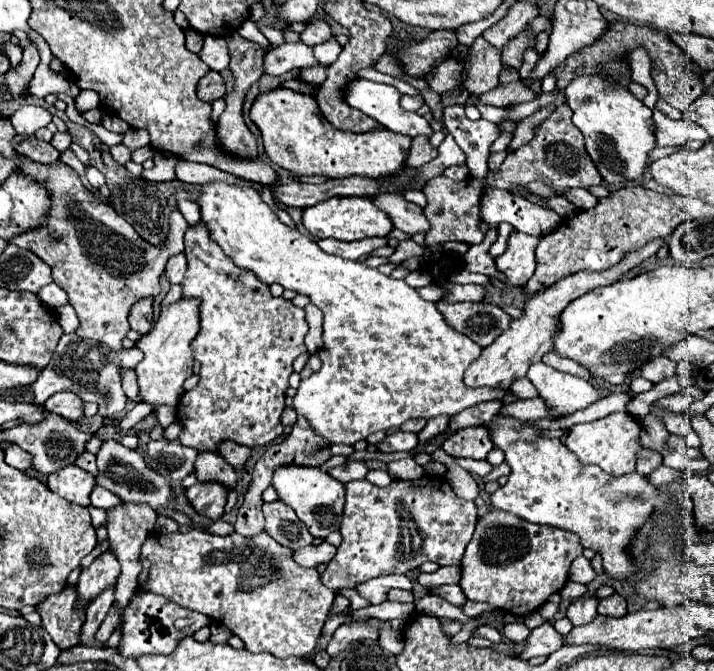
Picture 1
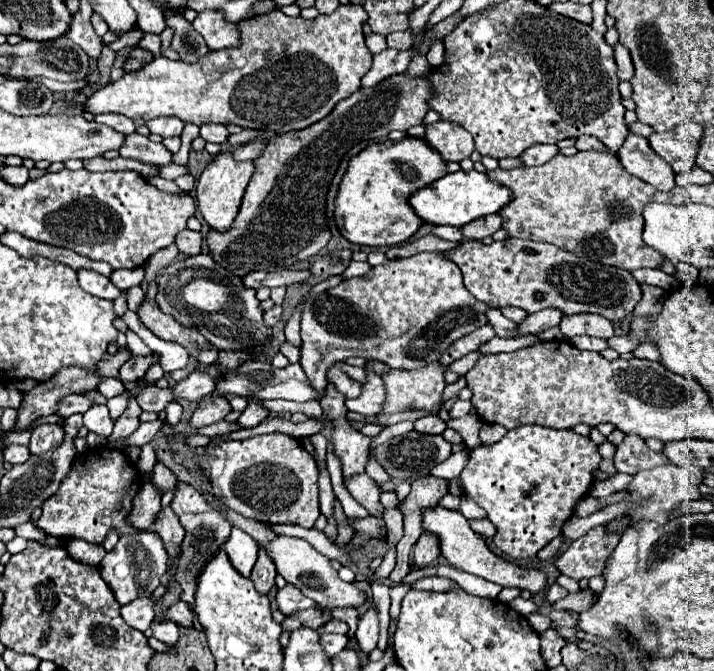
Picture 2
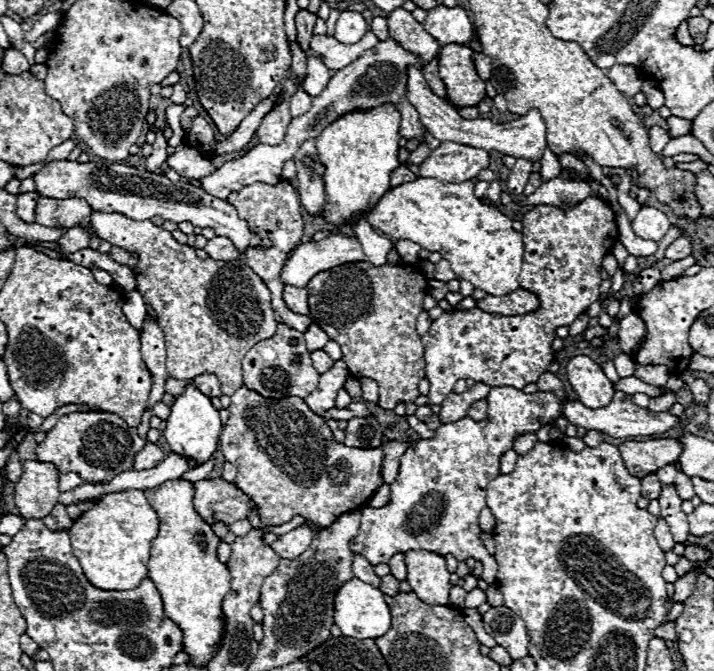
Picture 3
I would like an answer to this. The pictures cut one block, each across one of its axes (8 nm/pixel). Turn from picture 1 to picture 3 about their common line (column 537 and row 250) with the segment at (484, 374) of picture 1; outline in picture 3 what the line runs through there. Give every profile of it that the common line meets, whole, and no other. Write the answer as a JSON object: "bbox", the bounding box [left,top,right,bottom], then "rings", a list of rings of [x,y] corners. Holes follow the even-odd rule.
{"bbox":[282,232,364,288],"rings":[[[332,232],[322,242],[304,242],[292,250],[290,258],[282,266],[282,284],[306,288],[310,278],[320,270],[330,270],[346,262],[362,262],[364,252],[358,238],[350,238]]]}

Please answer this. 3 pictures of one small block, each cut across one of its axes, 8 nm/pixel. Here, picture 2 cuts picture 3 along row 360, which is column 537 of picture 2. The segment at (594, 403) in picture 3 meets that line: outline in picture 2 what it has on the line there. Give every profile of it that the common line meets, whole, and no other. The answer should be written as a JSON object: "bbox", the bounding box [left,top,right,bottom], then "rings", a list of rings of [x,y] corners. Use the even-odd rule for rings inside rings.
{"bbox":[422,506,546,594],"rings":[[[442,506],[426,510],[424,512],[424,520],[422,520],[422,528],[426,532],[432,532],[438,536],[440,540],[440,548],[442,548],[442,556],[456,568],[470,572],[474,576],[480,576],[484,580],[490,580],[494,584],[500,584],[502,588],[518,588],[518,590],[528,590],[532,594],[538,594],[546,588],[546,580],[542,580],[542,572],[540,570],[532,570],[532,568],[522,568],[516,566],[500,556],[496,556],[484,542],[482,536],[478,536],[468,520],[458,512],[458,510],[446,510]]]}

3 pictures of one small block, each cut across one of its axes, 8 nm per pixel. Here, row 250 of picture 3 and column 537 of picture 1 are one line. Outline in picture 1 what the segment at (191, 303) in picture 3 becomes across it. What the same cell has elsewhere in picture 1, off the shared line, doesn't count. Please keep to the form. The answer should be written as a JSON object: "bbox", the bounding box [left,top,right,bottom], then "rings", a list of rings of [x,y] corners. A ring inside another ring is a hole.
{"bbox":[486,104,602,198],"rings":[[[568,104],[556,108],[556,112],[536,128],[536,138],[532,142],[508,152],[502,166],[498,170],[488,170],[486,174],[486,186],[512,194],[518,194],[518,186],[522,186],[540,198],[562,196],[570,188],[590,188],[598,186],[600,182],[602,176],[584,148],[582,132],[572,124],[572,110]]]}

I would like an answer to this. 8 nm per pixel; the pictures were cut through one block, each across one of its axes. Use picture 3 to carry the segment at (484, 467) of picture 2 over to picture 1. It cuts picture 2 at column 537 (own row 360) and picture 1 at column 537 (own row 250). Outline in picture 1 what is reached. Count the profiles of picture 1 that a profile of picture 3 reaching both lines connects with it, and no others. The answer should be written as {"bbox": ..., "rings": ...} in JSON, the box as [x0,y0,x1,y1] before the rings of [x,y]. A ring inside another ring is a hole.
{"bbox":[460,510,582,616],"rings":[[[490,510],[478,520],[474,536],[466,546],[460,566],[460,588],[466,598],[526,616],[538,610],[550,594],[564,588],[570,564],[578,556],[582,556],[582,548],[578,536],[572,536],[572,532],[532,524],[502,510]]]}

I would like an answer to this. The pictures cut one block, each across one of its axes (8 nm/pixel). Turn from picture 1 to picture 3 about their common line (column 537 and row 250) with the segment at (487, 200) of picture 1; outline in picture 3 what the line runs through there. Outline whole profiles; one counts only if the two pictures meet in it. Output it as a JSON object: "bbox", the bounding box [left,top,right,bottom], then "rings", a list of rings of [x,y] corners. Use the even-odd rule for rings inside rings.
{"bbox":[204,236,238,260],"rings":[[[214,236],[212,240],[208,240],[208,244],[204,246],[204,250],[208,252],[210,258],[216,258],[216,260],[238,259],[238,252],[236,252],[234,244],[228,238]]]}

